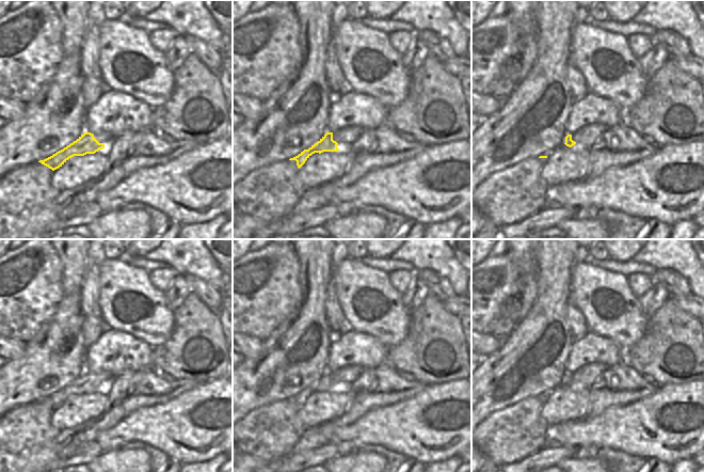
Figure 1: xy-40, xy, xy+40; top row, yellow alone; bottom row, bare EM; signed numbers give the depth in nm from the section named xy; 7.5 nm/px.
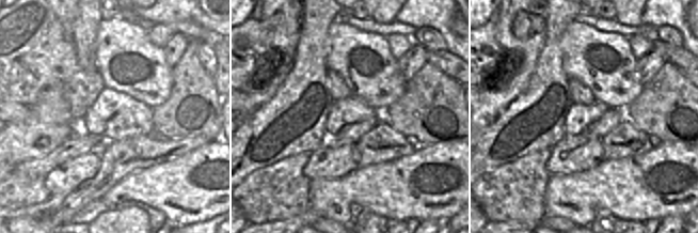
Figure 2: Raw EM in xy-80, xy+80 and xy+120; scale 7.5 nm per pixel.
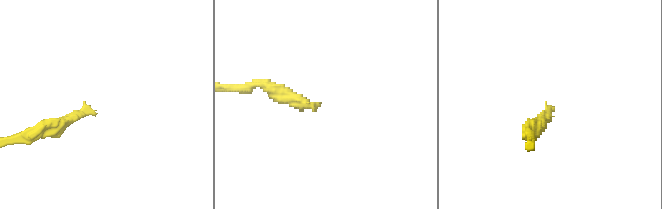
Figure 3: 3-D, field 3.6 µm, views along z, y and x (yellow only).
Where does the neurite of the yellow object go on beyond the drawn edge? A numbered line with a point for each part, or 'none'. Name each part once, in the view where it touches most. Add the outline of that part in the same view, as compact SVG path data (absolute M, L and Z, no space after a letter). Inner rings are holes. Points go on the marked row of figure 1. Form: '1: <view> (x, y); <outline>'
1: xy (345, 137); M349 126L333 132L333 140L338 143L337 147L342 150L347 145L354 143L365 130L357 126Z

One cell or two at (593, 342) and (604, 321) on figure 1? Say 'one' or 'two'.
two

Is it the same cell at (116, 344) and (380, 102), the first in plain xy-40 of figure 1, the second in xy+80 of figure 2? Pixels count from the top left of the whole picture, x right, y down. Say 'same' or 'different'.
different

